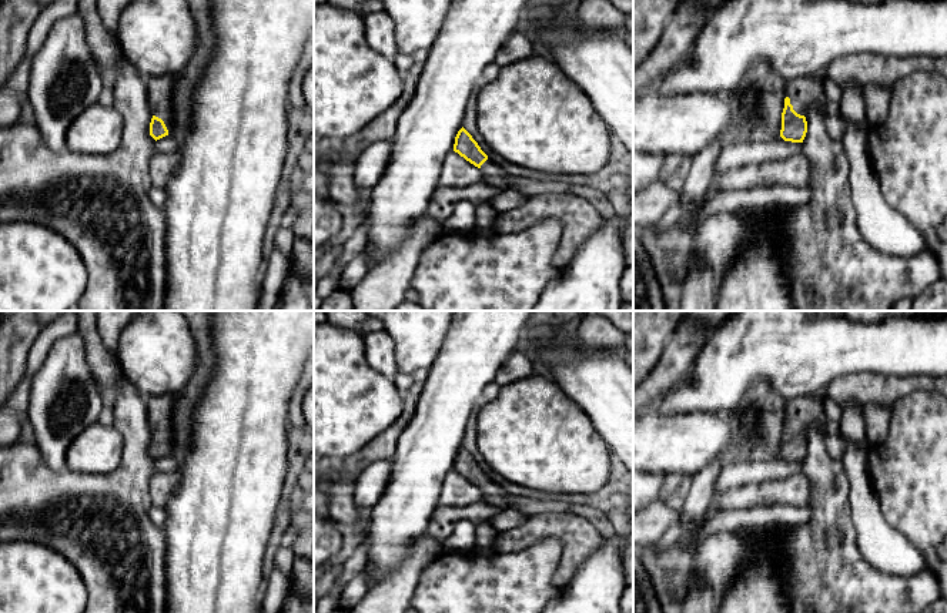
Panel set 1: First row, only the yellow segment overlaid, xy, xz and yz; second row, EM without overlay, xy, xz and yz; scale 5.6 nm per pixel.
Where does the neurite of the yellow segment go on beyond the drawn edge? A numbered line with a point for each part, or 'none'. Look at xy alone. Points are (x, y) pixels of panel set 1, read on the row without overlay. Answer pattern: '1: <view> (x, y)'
1: xy (159, 408)

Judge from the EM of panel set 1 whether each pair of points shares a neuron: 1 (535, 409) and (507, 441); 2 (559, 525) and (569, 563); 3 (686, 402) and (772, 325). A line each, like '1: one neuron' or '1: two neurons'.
1: one neuron
2: one neuron
3: one neuron

